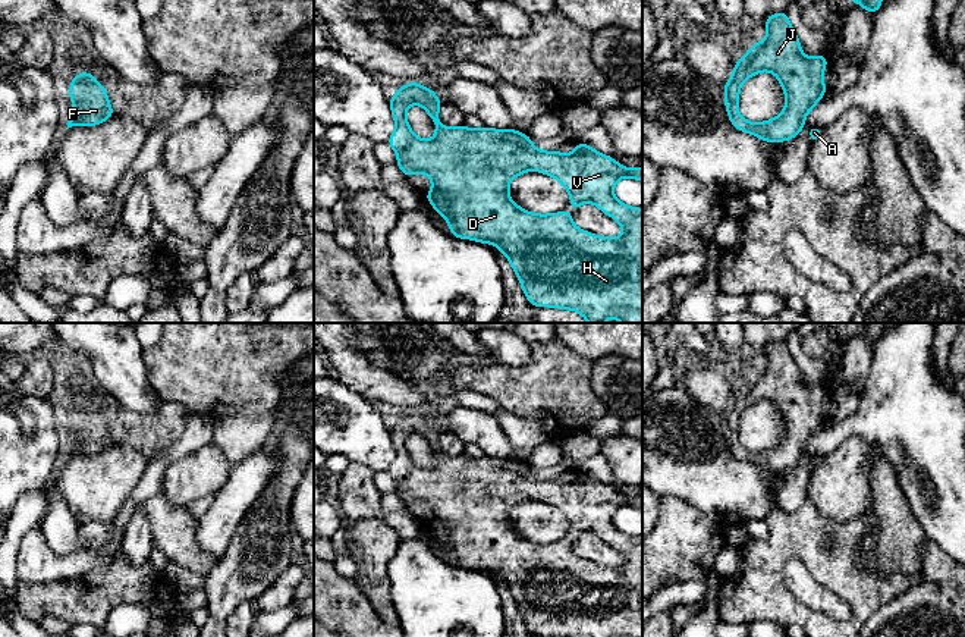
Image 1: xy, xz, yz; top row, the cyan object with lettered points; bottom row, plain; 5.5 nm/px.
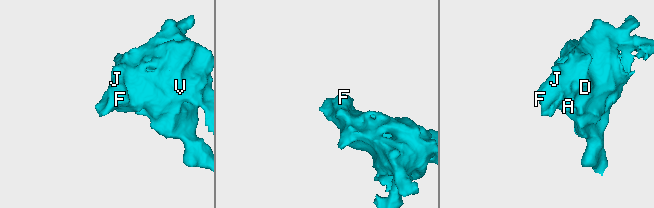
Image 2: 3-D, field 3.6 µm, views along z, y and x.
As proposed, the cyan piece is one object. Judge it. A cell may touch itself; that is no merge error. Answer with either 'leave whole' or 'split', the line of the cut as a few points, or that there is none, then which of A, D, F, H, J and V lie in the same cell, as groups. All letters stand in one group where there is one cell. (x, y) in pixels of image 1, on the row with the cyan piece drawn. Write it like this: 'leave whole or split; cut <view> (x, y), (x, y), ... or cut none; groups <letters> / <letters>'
leave whole; cut none; groups A D F H J V

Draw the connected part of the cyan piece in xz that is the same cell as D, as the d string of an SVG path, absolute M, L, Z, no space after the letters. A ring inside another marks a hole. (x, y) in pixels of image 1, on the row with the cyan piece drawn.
M419 82L400 87L389 101L396 128L387 144L396 151L396 164L405 176L422 172L431 179L434 188L424 198L431 203L439 214L447 219L450 233L462 239L494 244L507 257L532 307L575 310L588 323L603 323L607 318L619 318L622 323L642 323L642 208L629 207L613 195L613 188L622 178L642 182L642 167L626 169L585 142L576 142L575 151L565 154L537 150L526 134L515 129L447 128L439 119L440 104L436 92ZM411 104L419 104L427 110L436 125L433 139L421 139L409 128L406 109ZM529 170L557 179L570 195L572 211L534 214L516 205L509 197L509 181ZM584 203L595 204L597 208L614 219L625 233L619 238L603 238L576 228L572 223L572 213Z

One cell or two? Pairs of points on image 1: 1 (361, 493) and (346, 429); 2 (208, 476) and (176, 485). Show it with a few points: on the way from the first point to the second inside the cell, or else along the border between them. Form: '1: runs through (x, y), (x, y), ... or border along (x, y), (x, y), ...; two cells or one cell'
1: border along (351, 461), (358, 461), (374, 473); two cells
2: runs through (201, 476), (184, 482); one cell

